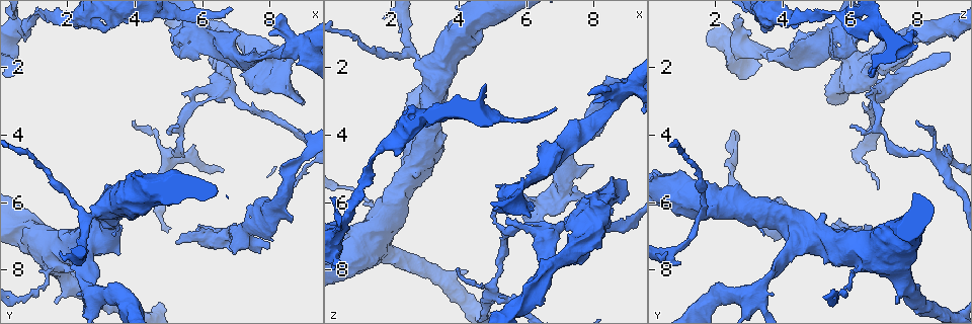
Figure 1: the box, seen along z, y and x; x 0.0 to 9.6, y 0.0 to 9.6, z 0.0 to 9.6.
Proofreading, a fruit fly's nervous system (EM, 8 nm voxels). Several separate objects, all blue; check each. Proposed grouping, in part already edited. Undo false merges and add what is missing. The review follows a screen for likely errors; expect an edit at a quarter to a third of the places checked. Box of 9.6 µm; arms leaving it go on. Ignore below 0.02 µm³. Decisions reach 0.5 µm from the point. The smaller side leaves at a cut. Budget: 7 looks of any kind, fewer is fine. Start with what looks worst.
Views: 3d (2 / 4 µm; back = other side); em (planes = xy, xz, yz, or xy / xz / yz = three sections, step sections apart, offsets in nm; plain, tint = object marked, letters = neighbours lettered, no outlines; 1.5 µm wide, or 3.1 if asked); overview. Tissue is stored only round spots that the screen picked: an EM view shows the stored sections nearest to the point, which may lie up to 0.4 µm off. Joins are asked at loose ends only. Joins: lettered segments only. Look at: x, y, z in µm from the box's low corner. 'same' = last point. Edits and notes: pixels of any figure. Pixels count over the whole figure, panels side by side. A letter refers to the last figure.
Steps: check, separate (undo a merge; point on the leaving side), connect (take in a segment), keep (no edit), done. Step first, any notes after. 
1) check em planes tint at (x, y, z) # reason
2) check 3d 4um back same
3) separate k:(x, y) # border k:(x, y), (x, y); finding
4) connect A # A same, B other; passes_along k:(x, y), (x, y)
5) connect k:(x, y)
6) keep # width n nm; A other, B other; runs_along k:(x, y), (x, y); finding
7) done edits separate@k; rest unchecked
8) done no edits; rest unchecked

check 3d 4um at (6.15, 1.80, 9.00) # an open end

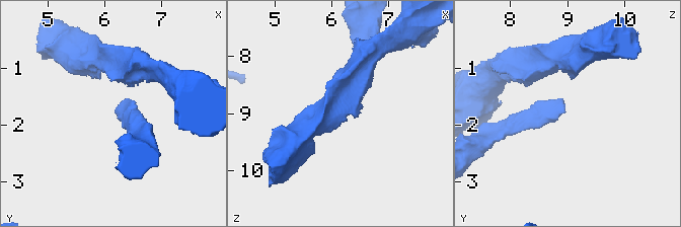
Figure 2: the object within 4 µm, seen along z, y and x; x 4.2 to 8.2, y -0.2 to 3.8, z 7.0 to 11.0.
check em planes plain at (6.15, 1.70, 8.95)

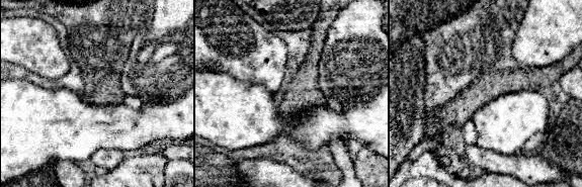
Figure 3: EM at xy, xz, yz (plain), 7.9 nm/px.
check em planes letters same # what lies round it

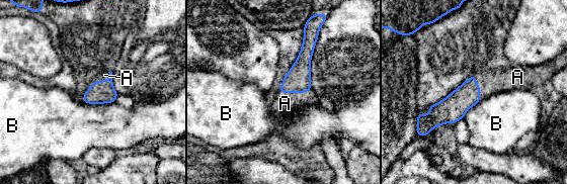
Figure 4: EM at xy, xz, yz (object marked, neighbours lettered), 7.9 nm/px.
connect A # A same, B other; passes_along 4:(298, 80), (295, 92), (285, 103); it goes on there

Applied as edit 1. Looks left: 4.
check 3d 4um at (7.40, 6.55, 5.70) # an open end

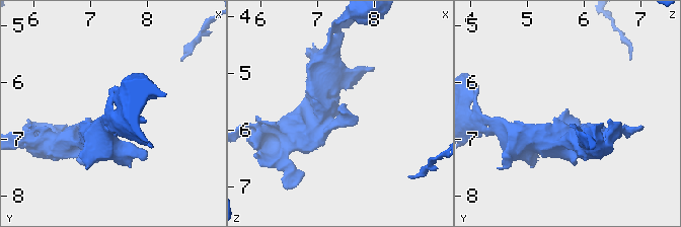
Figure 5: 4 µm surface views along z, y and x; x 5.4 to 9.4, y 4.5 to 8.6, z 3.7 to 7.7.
check em xz step 4 tint at (7.35, 6.50, 5.65) # need the tissue

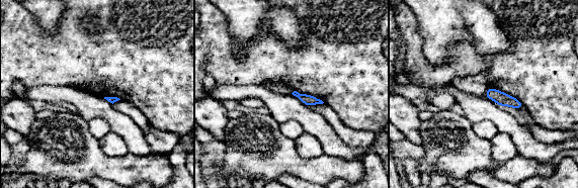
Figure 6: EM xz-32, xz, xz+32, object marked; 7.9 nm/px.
check em planes letters same

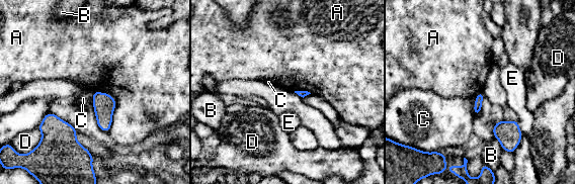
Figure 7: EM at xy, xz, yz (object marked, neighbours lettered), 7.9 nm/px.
keep # A other, B other, C other, D other, E other; border 7:(95, 90), (114, 99), (107, 132); no lettered segment goes on from it

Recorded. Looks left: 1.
done edits connect@4; rest unchecked

